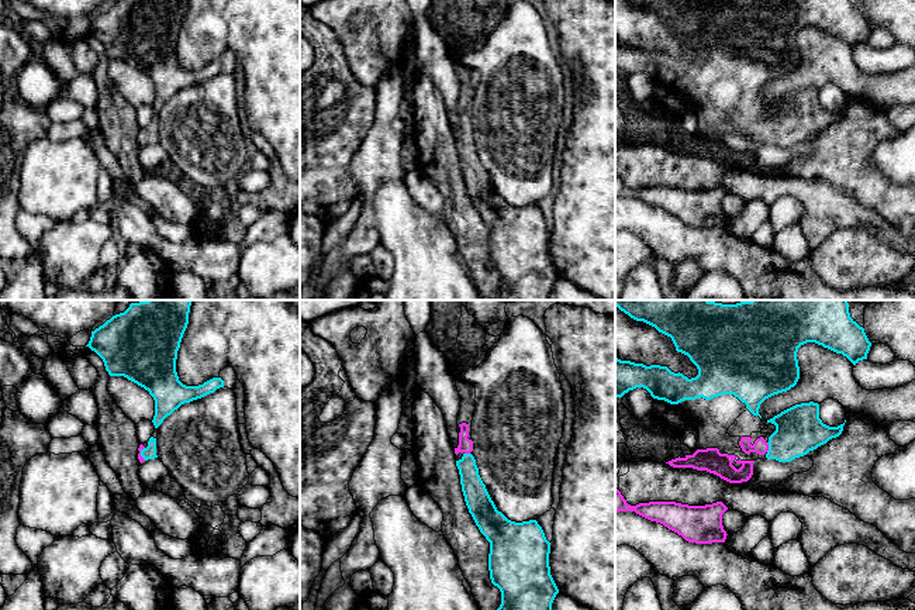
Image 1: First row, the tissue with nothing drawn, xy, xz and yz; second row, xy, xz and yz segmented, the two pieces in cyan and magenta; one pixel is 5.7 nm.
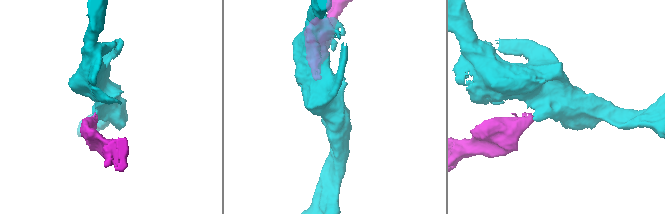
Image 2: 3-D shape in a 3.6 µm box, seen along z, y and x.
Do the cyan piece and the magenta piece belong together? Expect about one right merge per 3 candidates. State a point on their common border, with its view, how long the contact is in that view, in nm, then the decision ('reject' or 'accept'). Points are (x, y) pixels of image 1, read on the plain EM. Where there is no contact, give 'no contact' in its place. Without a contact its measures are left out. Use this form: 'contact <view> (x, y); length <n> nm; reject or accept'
contact yz (769, 131); length 60 nm; accept

